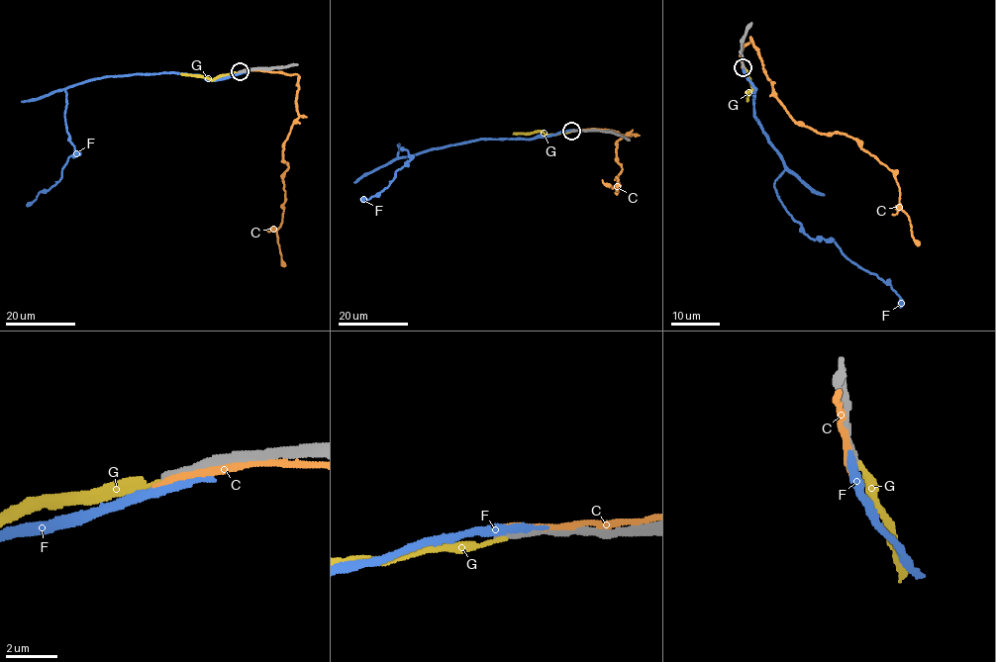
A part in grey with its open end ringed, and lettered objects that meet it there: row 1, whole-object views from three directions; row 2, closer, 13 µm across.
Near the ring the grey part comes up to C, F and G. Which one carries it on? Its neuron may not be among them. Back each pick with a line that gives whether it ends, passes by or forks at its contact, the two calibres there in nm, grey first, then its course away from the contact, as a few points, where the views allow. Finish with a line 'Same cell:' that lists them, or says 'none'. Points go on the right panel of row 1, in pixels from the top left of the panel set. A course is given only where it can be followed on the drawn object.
Same cell: none

